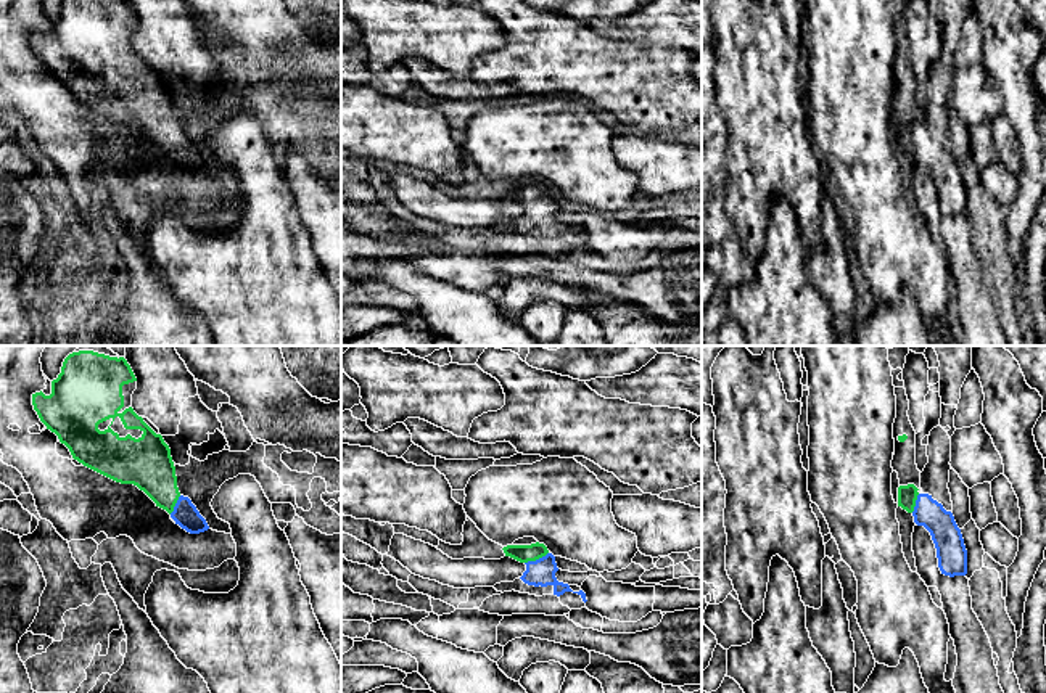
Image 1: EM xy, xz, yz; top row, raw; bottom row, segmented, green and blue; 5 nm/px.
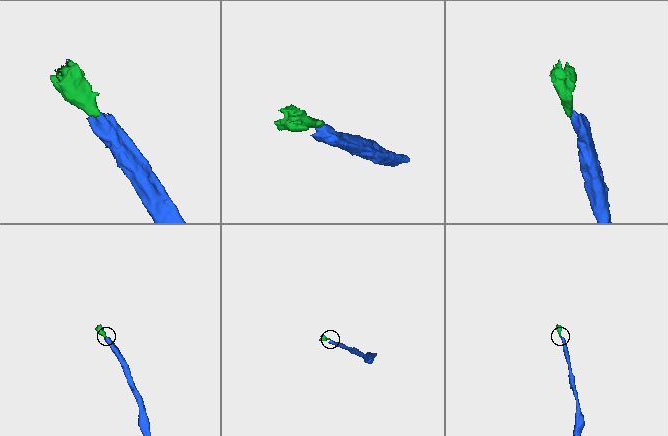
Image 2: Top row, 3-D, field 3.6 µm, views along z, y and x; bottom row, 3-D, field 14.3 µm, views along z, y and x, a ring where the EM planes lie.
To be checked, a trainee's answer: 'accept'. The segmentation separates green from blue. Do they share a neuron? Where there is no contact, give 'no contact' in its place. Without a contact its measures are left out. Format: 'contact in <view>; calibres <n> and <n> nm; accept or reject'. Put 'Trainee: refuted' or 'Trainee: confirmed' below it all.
contact in xz; calibres 90 and 130 nm; accept
Trainee: confirmed

